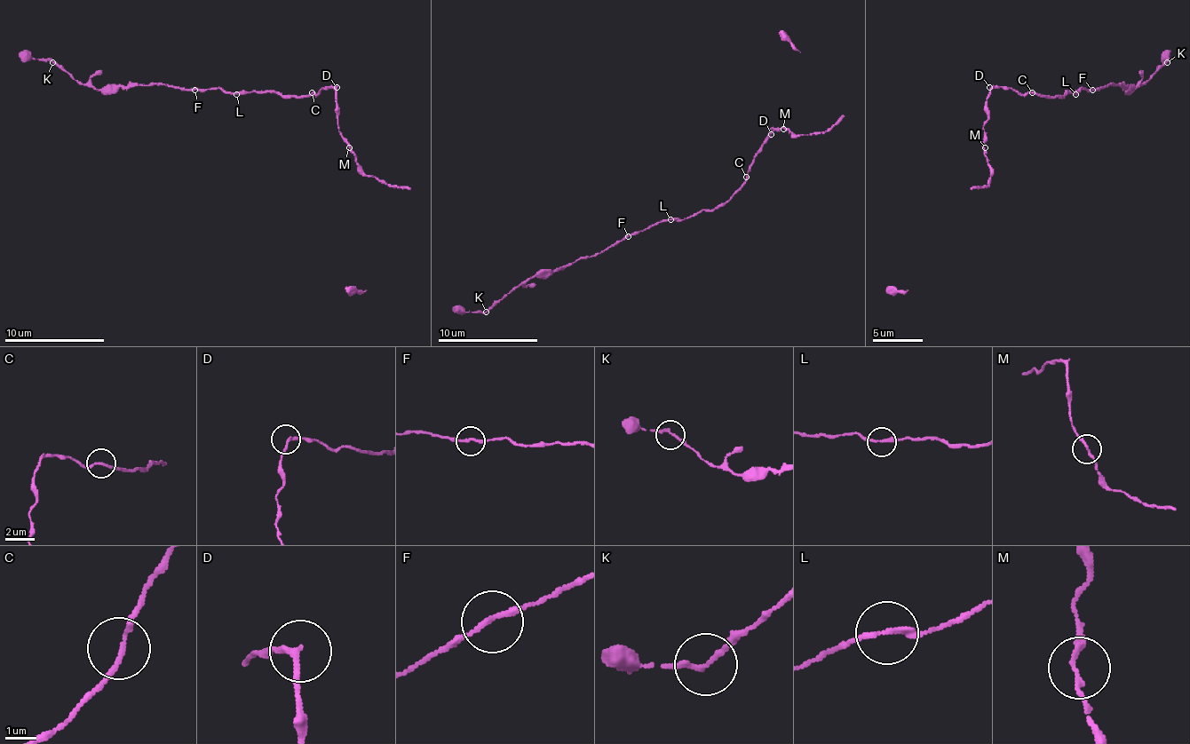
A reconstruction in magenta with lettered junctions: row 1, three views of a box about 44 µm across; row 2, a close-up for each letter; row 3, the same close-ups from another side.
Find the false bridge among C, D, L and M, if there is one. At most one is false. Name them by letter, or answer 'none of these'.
none of these

